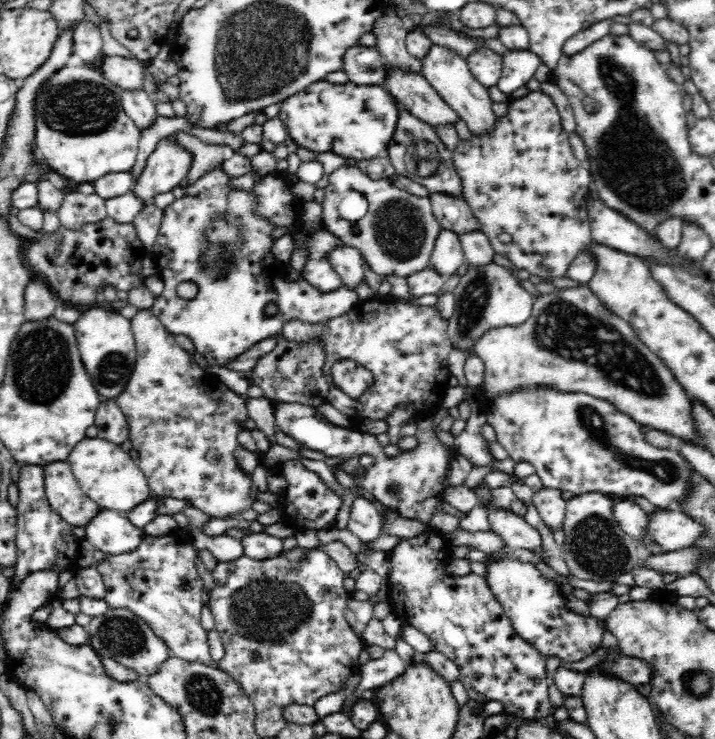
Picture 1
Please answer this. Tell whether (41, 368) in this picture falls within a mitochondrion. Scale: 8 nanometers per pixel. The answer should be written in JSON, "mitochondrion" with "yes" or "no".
{"mitochondrion":"yes"}

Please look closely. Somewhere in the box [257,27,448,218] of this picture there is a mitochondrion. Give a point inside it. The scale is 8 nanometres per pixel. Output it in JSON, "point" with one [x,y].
{"point":[421,154]}

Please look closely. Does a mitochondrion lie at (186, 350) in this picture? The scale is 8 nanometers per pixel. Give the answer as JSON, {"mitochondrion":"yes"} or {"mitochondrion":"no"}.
{"mitochondrion":"no"}

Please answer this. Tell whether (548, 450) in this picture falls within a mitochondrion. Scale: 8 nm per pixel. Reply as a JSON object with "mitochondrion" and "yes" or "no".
{"mitochondrion":"no"}

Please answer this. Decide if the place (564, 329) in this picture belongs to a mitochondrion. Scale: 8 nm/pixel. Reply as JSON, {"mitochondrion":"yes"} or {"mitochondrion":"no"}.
{"mitochondrion":"yes"}

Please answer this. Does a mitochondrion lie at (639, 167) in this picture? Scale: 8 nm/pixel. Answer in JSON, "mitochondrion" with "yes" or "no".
{"mitochondrion":"yes"}

